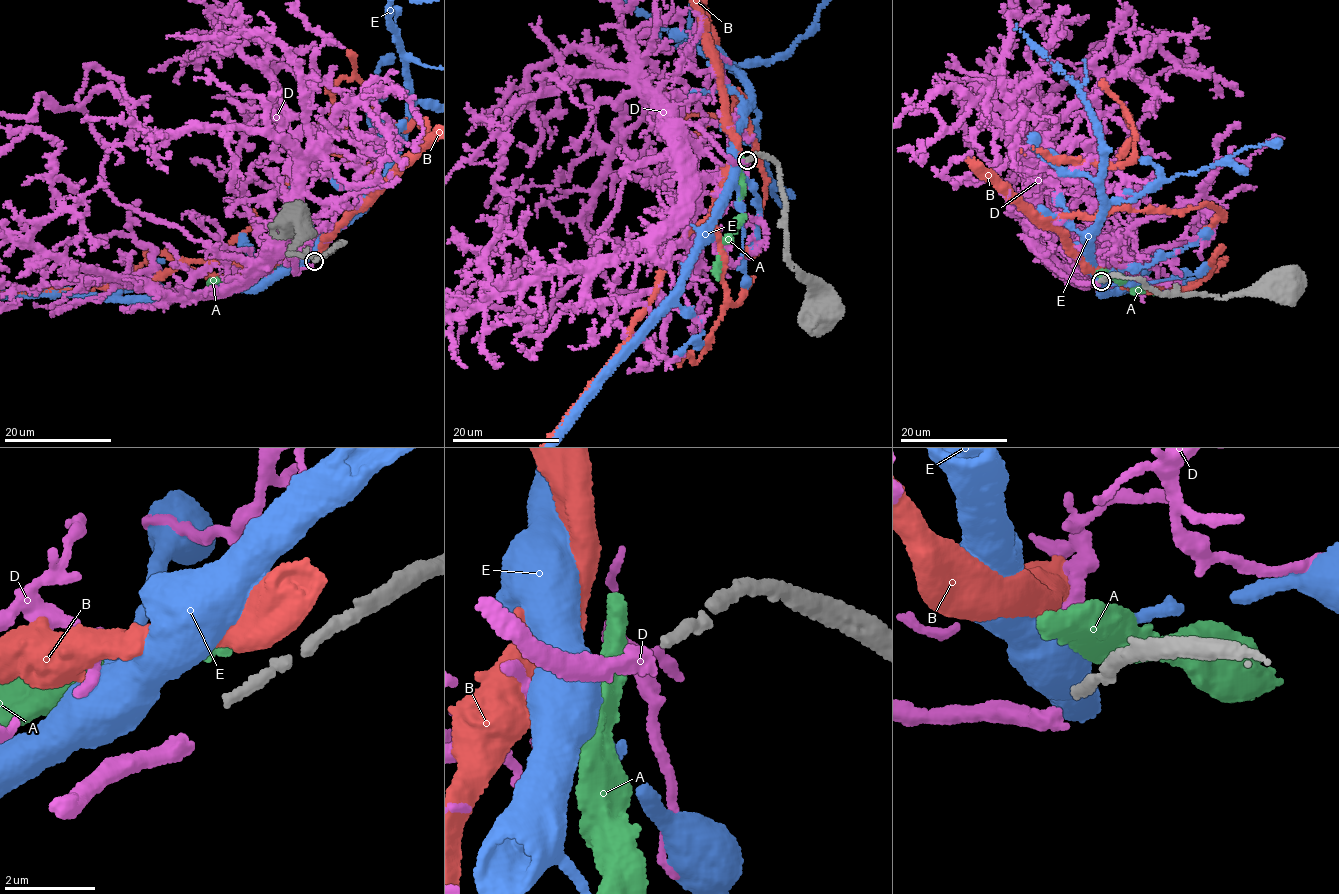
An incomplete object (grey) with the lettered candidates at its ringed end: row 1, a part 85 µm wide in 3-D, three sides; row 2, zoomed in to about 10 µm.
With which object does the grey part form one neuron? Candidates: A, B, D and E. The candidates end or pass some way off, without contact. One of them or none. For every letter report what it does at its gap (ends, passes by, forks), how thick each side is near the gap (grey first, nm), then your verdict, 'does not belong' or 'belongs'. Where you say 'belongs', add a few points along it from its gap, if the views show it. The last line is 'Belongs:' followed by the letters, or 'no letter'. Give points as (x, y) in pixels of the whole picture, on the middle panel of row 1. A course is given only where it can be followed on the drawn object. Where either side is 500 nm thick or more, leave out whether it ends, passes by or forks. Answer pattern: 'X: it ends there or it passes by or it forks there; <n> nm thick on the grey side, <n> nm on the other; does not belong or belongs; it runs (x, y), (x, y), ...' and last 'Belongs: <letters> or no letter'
A: 220 nm thick on the grey side, 650 nm on the other; does not belong
B: 220 nm thick on the grey side, 500 nm on the other; does not belong
D: it ends there; 220 nm thick on the grey side, 360 nm on the other; belongs
E: 220 nm thick on the grey side, 750 nm on the other; does not belong
Belongs: D

